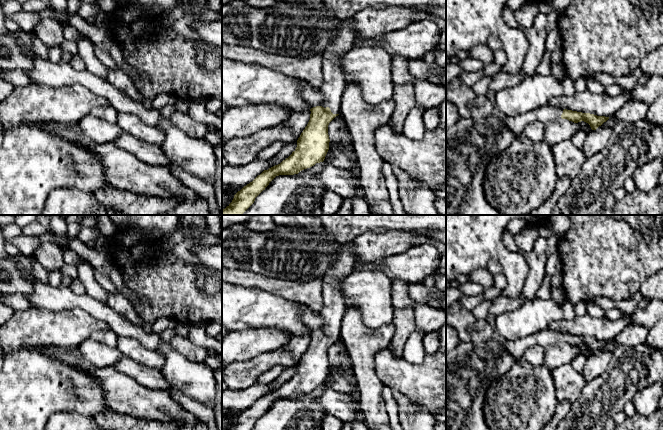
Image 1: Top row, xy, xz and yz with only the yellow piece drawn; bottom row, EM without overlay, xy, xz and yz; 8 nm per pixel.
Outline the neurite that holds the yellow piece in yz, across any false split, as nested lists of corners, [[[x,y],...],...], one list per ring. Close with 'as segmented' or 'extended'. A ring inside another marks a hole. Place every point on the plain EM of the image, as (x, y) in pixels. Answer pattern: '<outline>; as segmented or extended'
[[[549,328],[520,340],[502,339],[502,341],[506,350],[513,356],[516,361],[522,360],[524,352],[529,347],[534,345],[538,345],[543,348],[556,342],[567,343],[574,347],[584,345],[590,349],[592,354],[596,354],[609,343],[609,341],[561,333]]]; extended

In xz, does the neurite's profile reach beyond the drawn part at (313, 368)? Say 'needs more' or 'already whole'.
needs more

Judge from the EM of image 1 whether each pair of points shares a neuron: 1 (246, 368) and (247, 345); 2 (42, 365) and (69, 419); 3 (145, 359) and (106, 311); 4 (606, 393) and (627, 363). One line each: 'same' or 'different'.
1: different
2: different
3: different
4: same

